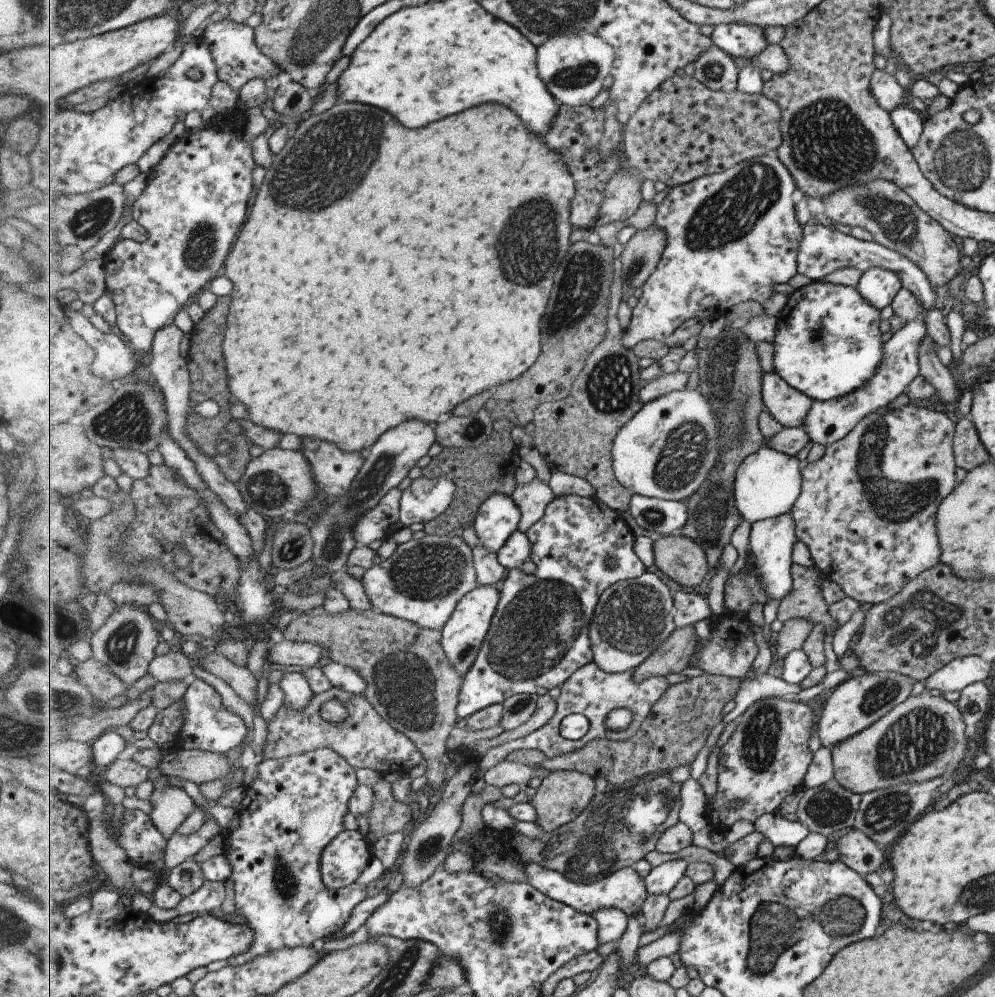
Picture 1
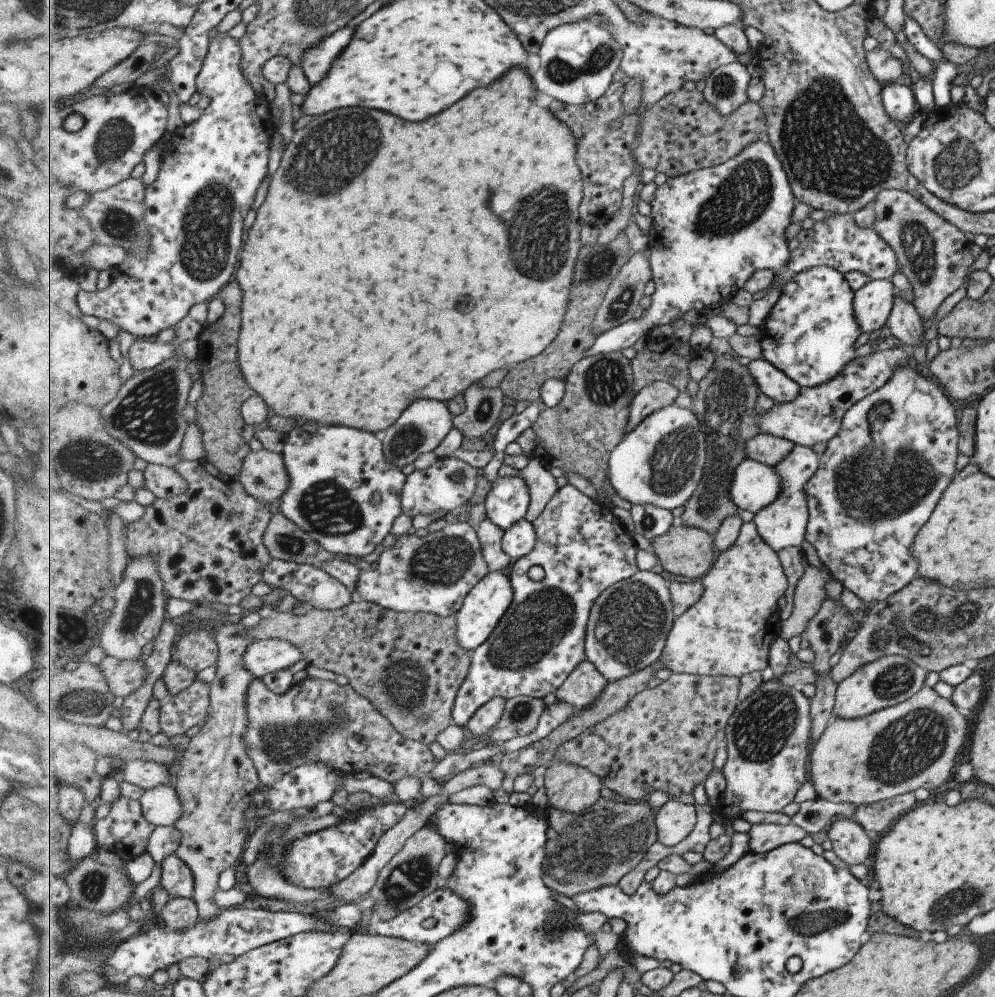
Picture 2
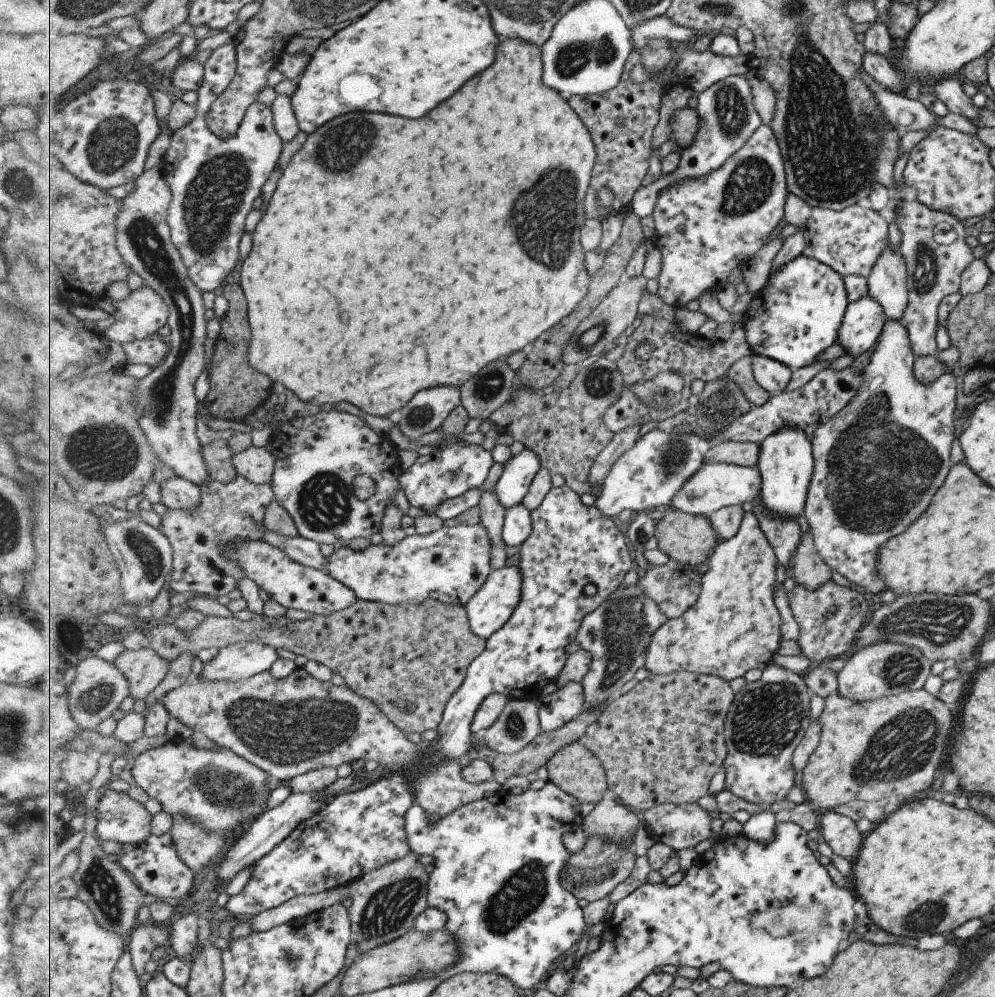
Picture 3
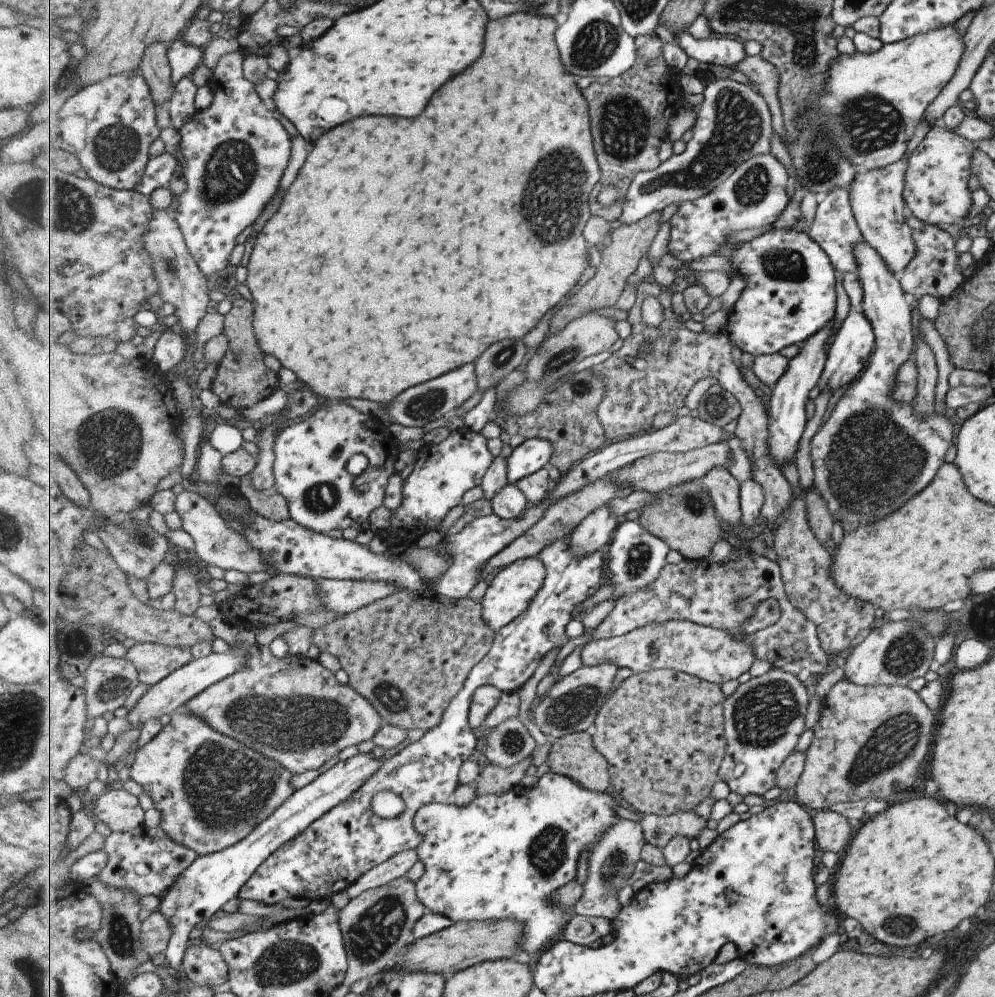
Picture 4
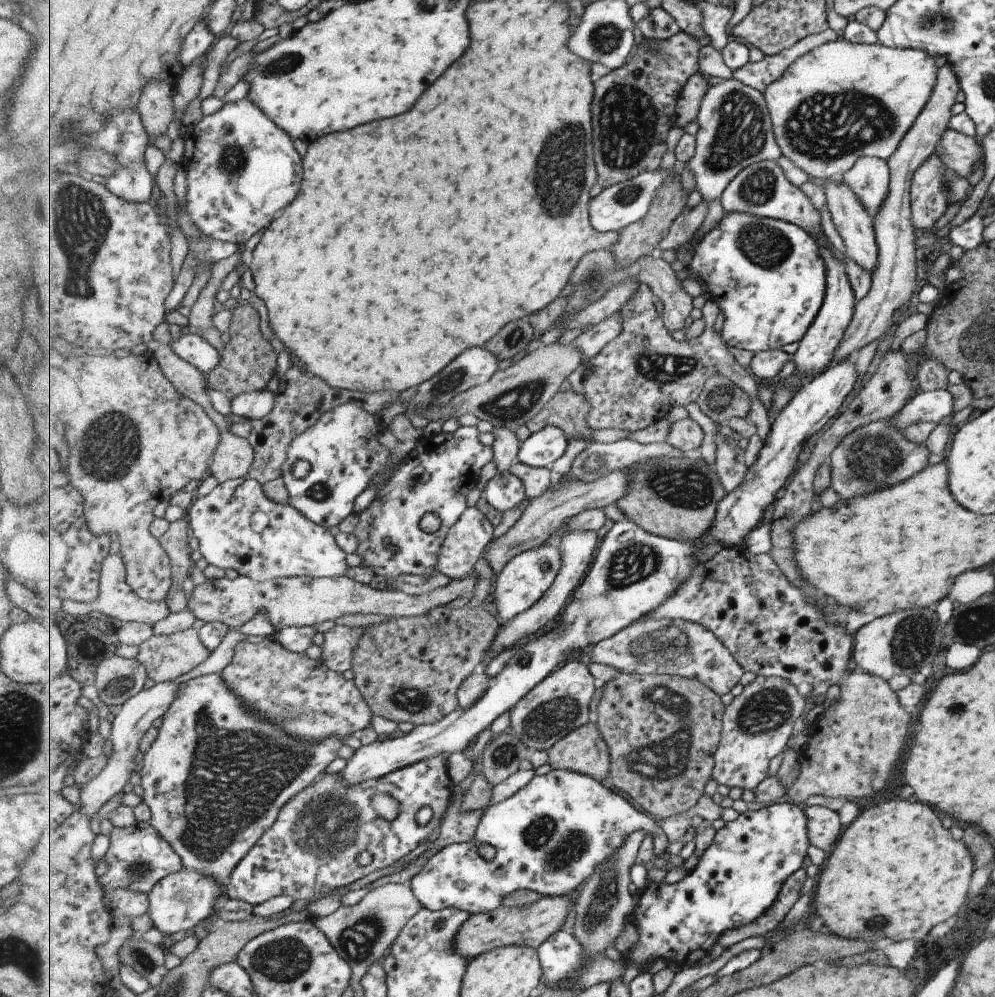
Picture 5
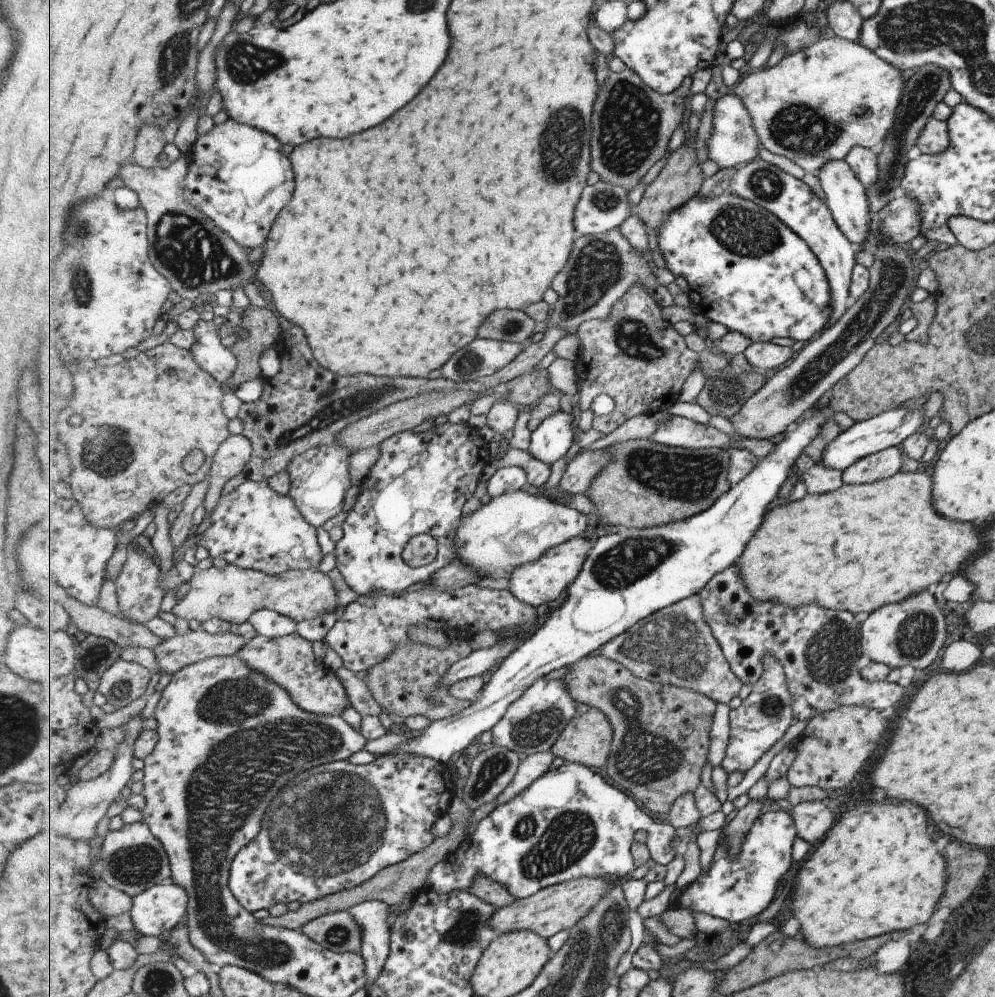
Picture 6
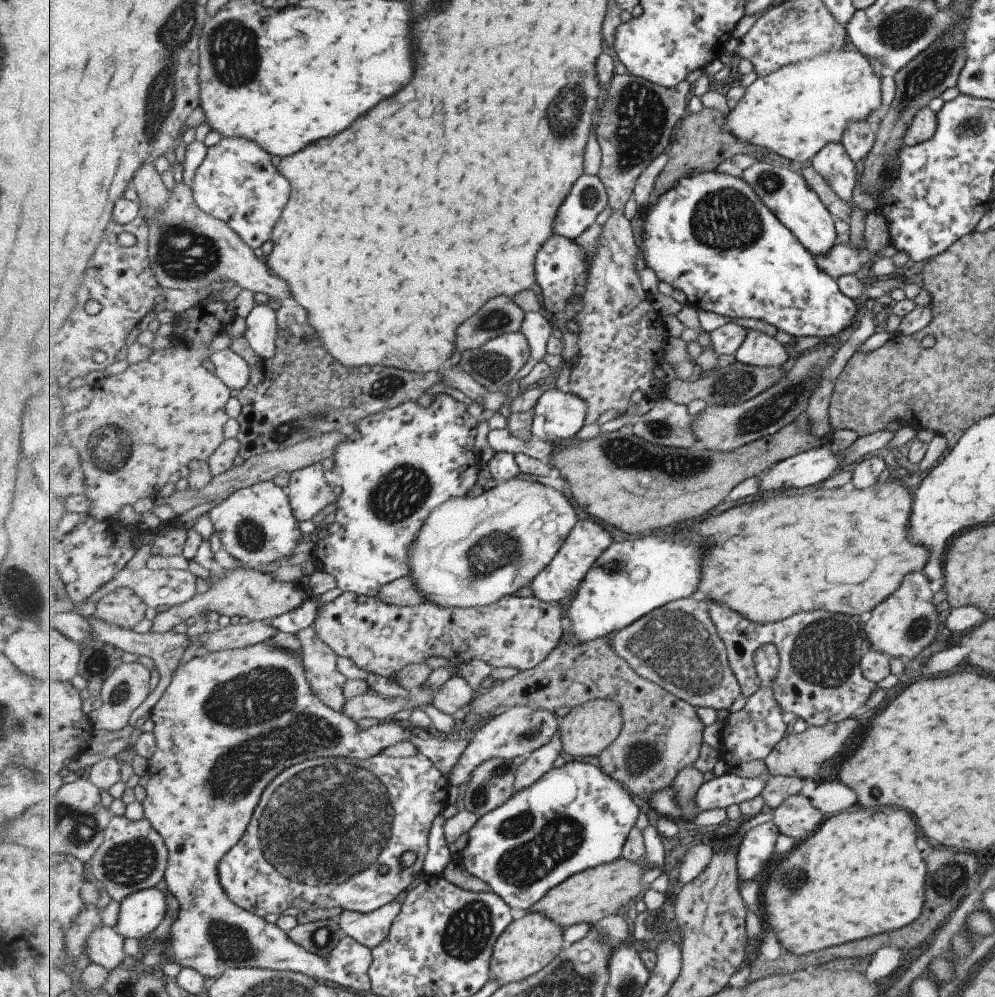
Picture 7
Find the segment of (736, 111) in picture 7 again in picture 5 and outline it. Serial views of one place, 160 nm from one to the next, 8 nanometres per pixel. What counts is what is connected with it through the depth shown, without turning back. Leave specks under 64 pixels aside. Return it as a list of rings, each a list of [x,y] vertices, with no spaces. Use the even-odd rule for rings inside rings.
[[[837,38],[833,42],[821,44],[809,50],[803,58],[799,58],[789,72],[785,72],[781,78],[777,78],[769,90],[765,90],[762,94],[765,96],[765,102],[769,104],[769,112],[773,118],[773,130],[775,130],[775,137],[779,147],[782,148],[783,155],[802,169],[807,175],[815,180],[830,180],[840,178],[844,173],[849,172],[859,158],[871,157],[879,158],[886,161],[894,154],[899,142],[907,133],[917,118],[917,114],[923,110],[923,106],[927,104],[931,90],[935,86],[935,78],[937,78],[938,69],[935,65],[934,56],[927,56],[923,50],[916,50],[913,48],[888,48],[883,44],[856,44],[848,42],[846,39],[841,40]]]

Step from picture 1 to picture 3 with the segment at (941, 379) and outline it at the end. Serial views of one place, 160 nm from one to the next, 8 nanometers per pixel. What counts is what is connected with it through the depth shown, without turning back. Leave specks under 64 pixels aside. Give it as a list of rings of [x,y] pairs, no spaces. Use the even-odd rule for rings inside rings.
[[[889,246],[875,260],[871,274],[866,278],[868,296],[875,298],[883,308],[884,318],[901,321],[907,308],[906,270],[898,250]]]

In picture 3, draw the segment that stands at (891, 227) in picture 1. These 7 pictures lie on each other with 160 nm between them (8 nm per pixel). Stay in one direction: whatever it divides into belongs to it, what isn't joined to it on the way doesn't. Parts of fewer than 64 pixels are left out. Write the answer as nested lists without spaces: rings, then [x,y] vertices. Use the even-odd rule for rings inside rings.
[[[899,200],[891,208],[892,220],[901,233],[899,254],[903,258],[906,270],[907,308],[901,316],[901,324],[907,332],[908,342],[914,356],[928,356],[936,354],[935,334],[937,330],[937,307],[944,296],[959,291],[960,278],[963,270],[977,258],[977,254],[967,244],[965,238],[970,234],[967,228],[963,228],[958,219],[949,214],[929,210],[927,206],[919,202]]]

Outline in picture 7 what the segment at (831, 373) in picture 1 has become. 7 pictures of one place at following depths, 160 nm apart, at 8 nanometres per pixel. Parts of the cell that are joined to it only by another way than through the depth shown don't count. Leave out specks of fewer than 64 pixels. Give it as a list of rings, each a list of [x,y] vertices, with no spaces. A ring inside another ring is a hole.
[[[716,169],[689,173],[674,188],[652,200],[649,208],[643,210],[641,215],[644,220],[642,254],[646,260],[645,266],[654,271],[659,281],[669,284],[672,289],[683,292],[686,303],[695,309],[711,311],[731,318],[763,320],[774,325],[777,329],[790,334],[791,337],[819,337],[823,338],[823,340],[831,340],[832,336],[837,336],[839,332],[849,328],[853,320],[855,320],[854,314],[857,312],[857,308],[854,306],[852,299],[838,289],[834,278],[831,278],[823,270],[819,270],[819,266],[815,264],[815,258],[807,250],[807,247],[803,246],[803,243],[791,232],[790,227],[766,205],[764,200],[759,198],[757,192],[753,190],[753,187],[742,176],[737,177],[725,174],[725,172],[717,172]]]

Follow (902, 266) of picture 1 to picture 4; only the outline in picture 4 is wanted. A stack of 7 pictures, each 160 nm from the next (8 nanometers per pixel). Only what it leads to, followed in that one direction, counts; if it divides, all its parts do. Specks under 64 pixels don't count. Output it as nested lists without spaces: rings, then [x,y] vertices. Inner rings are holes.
[[[831,190],[825,199],[817,204],[813,224],[806,232],[823,251],[826,252],[827,259],[834,266],[834,270],[847,274],[857,272],[859,268],[858,258],[854,254],[855,246],[863,242],[862,232],[858,230],[857,220],[853,216],[853,207],[848,200],[848,190]]]

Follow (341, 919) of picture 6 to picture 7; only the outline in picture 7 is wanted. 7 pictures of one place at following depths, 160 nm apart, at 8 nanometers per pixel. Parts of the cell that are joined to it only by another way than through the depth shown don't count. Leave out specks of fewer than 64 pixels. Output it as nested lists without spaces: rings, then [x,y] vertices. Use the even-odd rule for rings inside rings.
[[[339,918],[298,924],[289,931],[289,936],[299,946],[305,947],[316,955],[328,957],[337,950],[344,934]]]

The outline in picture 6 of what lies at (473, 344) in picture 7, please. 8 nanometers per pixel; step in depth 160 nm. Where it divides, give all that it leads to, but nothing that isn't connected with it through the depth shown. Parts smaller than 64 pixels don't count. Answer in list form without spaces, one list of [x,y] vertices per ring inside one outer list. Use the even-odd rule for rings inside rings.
[[[523,309],[497,310],[481,326],[477,338],[527,344],[538,325]]]

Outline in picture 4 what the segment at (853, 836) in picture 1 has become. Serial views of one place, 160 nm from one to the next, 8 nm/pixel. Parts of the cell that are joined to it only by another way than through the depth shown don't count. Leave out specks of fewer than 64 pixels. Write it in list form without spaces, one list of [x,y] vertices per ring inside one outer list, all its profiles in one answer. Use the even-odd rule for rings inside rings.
[[[833,809],[817,811],[814,825],[818,845],[823,852],[834,852],[840,856],[855,836],[851,822],[847,822],[847,818]]]

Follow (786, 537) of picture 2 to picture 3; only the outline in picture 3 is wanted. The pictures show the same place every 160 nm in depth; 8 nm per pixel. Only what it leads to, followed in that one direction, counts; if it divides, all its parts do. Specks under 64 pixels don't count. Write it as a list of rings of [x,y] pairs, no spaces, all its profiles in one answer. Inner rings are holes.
[[[783,428],[763,440],[758,468],[763,488],[760,495],[767,514],[781,520],[797,520],[805,512],[809,497],[810,478],[814,472],[813,444],[801,428]]]

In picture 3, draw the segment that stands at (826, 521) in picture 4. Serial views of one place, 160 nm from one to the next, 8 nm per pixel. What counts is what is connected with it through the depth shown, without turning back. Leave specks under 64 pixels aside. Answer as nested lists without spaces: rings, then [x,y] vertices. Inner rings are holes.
[[[809,530],[802,536],[798,551],[794,556],[793,570],[797,585],[800,583],[807,589],[817,589],[831,580],[831,570],[817,553]]]

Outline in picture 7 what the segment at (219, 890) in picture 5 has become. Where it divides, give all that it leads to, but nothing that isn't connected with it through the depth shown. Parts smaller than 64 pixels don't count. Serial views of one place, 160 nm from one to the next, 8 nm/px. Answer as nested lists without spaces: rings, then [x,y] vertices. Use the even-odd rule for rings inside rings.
[[[157,888],[130,894],[121,902],[115,930],[125,938],[143,943],[157,930],[167,914],[167,898]]]

